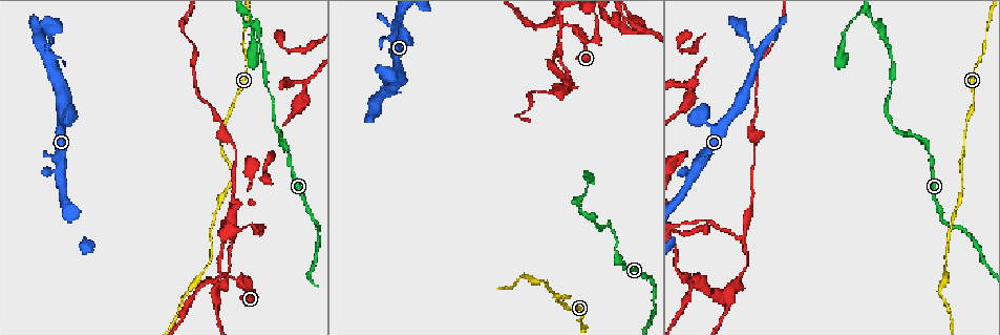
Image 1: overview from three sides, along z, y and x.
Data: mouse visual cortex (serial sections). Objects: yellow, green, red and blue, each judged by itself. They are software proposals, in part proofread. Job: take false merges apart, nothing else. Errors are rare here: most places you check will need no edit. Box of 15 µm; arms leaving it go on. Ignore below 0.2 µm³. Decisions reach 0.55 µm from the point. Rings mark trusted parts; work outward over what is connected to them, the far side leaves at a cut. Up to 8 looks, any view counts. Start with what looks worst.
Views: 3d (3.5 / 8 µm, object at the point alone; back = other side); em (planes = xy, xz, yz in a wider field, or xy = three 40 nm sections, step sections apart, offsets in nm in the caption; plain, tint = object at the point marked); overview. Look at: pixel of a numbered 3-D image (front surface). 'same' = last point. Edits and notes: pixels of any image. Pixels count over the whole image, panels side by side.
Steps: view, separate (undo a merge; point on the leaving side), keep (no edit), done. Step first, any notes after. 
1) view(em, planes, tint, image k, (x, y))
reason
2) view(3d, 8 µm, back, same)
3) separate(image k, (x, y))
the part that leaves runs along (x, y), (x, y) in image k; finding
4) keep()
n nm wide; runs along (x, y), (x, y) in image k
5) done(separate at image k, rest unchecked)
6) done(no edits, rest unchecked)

view(3d, 3.5 µm, image 1, (578, 208))
three-way junction

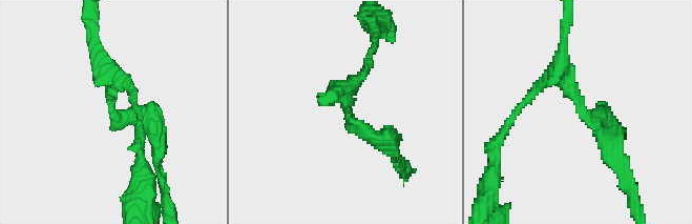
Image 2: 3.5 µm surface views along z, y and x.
view(em, xy, step 3, tint, image 2, (348, 114))
3 arms; arms of 200, 250, 300 nm

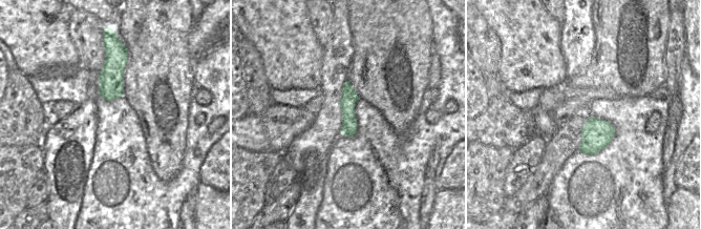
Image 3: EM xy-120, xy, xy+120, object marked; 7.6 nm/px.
view(em, xy, step 2, tint, same)
cut it another way

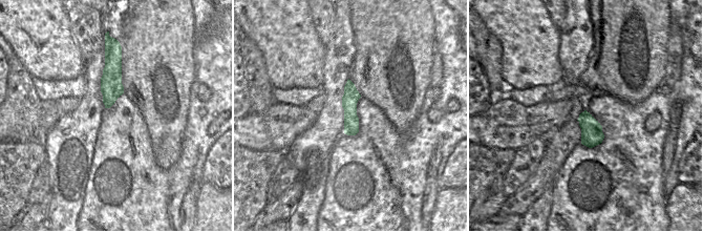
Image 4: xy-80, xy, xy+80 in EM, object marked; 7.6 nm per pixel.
keep()
runs along (118, 46), (113, 51), (107, 105) in image 4; one cell here

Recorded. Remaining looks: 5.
view(3d, 3.5 µm, back, image 1, (687, 277))
calibre changes

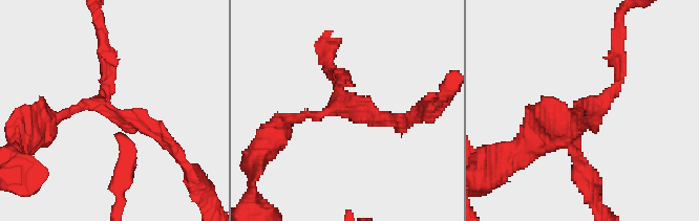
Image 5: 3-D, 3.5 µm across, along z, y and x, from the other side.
view(em, planes, tint, image 5, (339, 102))
3 arms; arms of 150, 150, 200 nm; need the tissue

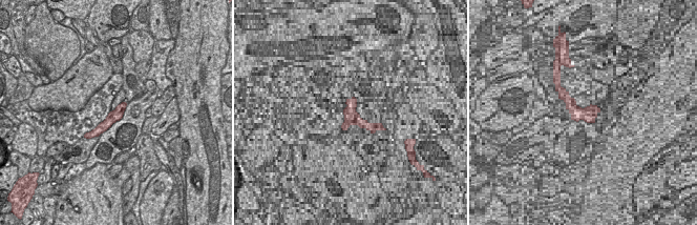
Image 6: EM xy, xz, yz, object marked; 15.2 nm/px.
keep()
runs along (123, 105), (102, 127), (90, 135) in image 6; all the same cell

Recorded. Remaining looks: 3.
view(3d, 3.5 µm, image 1, (561, 15))
thick turns thin

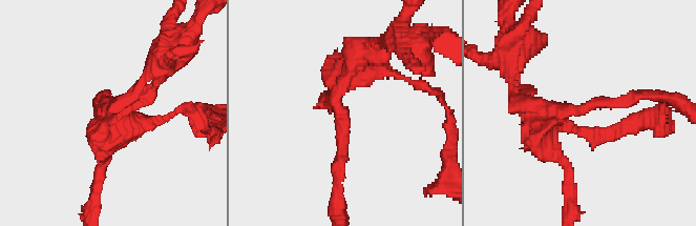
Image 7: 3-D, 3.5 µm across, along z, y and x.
view(em, planes, tint, image 7, (581, 109))

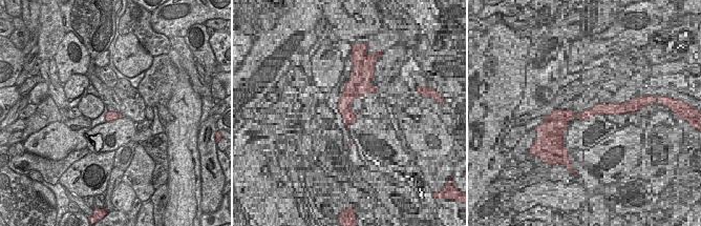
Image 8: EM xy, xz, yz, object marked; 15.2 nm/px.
separate(image 7, (142, 81))
arms of 200, 450 nm; the part that leaves runs along (554, 112), (651, 96) in image 7; two cells meet here

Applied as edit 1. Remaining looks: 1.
done(separate at image 7, rest unchecked)

